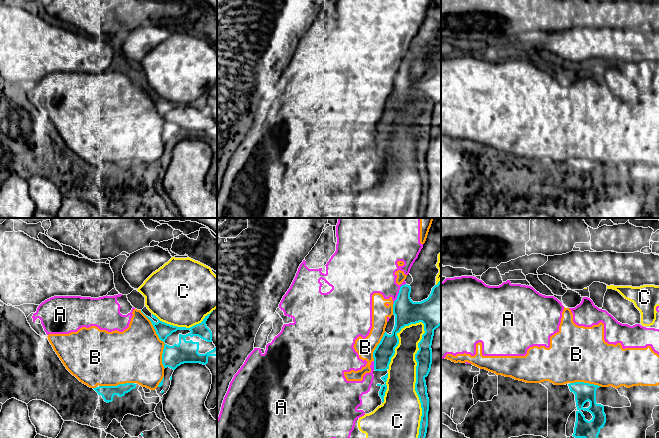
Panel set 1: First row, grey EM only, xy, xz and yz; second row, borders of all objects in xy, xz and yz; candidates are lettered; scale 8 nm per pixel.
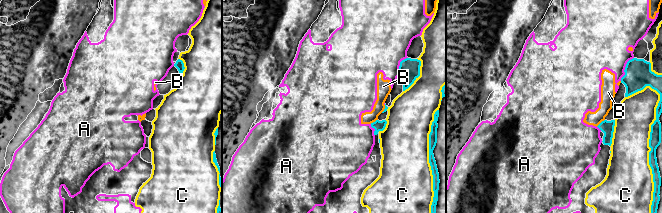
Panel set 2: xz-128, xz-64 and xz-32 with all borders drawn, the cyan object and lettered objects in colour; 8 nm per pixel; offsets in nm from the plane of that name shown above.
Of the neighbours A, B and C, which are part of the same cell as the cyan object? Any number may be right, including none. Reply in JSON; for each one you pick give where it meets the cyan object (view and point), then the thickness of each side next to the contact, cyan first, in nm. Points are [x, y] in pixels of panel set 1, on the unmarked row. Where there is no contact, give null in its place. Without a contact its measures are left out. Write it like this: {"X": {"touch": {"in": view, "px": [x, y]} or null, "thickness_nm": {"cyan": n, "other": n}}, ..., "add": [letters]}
{"add": []}

